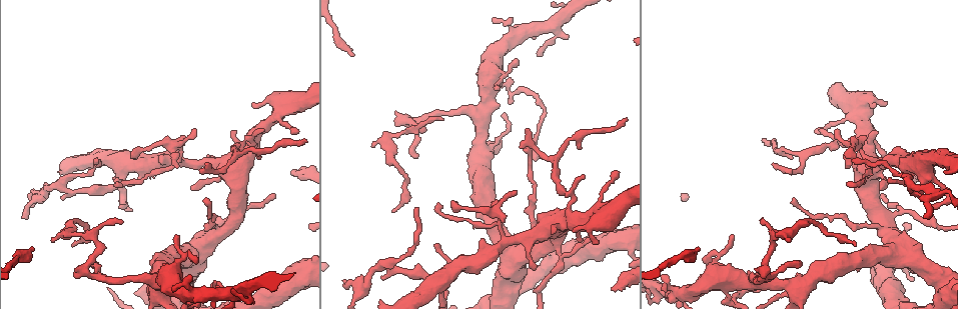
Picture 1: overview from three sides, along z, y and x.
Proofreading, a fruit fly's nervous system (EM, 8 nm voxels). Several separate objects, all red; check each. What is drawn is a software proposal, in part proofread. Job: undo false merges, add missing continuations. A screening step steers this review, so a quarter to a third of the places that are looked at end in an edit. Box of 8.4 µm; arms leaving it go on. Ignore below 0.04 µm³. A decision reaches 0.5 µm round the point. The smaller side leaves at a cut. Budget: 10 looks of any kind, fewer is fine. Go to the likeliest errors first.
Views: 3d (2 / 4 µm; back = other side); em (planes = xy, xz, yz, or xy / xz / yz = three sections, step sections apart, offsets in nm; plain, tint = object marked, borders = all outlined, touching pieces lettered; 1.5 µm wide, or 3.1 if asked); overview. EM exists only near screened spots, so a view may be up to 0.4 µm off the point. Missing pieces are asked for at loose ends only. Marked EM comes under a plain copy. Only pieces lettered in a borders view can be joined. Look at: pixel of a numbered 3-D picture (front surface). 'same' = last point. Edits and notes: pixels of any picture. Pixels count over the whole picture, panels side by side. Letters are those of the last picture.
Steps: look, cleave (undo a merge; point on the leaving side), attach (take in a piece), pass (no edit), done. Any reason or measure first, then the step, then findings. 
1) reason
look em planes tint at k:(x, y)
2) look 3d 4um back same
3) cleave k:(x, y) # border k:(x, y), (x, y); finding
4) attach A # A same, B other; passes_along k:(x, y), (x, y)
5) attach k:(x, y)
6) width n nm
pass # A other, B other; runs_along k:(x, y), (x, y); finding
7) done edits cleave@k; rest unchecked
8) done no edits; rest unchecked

look em planes borders at 1:(235, 133)

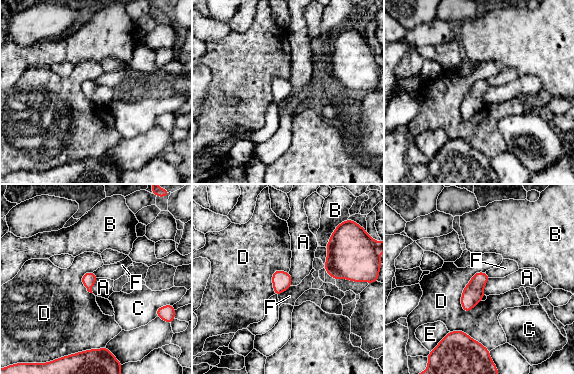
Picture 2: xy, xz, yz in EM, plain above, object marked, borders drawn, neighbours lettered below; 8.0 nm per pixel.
pass # A other, B other, C other, D other, E other, F other; none of them fits

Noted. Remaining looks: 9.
thin arm on a thick one
look 3d 2um at 1:(122, 168)

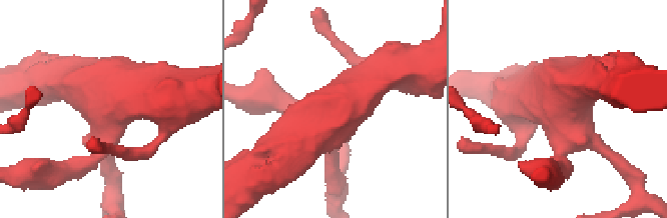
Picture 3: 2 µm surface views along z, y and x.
arms 4; now the EM
look em 3.1um planes tint at 3:(107, 107)

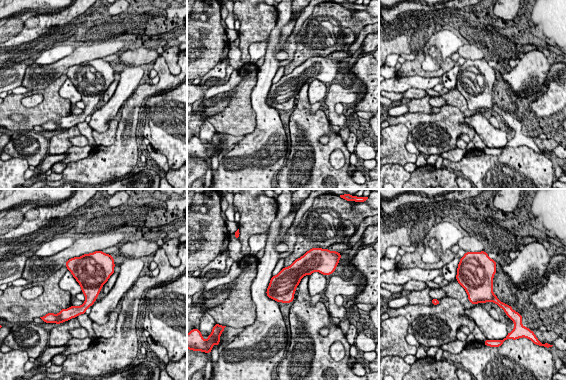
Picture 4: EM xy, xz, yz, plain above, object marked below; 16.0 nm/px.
see the neighbours
look em 3.1um planes borders same

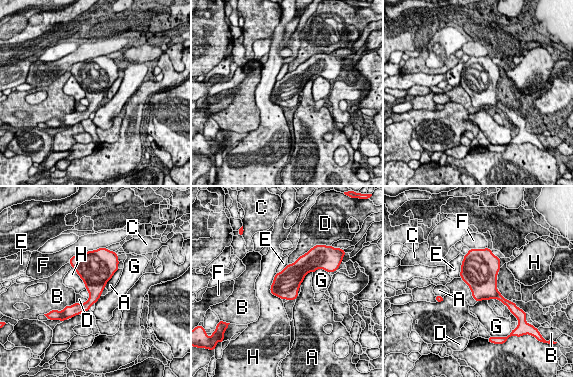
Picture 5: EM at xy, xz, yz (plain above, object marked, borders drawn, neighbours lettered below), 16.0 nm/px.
pass # A other, B other, C other, D other, E other, F other, G other, H other; border 5:(464, 255), (461, 261), (460, 277); one neuron here

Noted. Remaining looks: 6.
thin end
look em planes borders at 1:(72, 245)

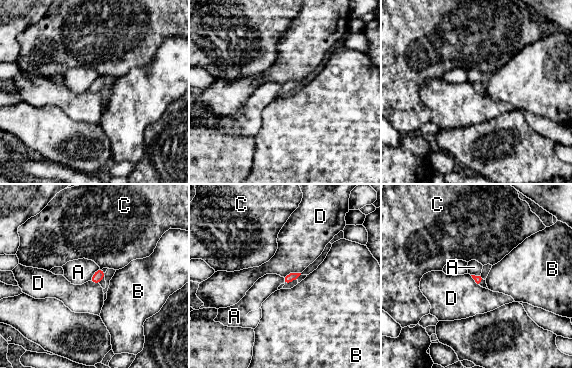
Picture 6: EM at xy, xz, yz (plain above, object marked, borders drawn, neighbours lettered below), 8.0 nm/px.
pass # A other, B other, C other, D other; border 6:(300, 272), (290, 272), (283, 277); none of them fits

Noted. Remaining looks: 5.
look em planes tint at 1:(77, 235)

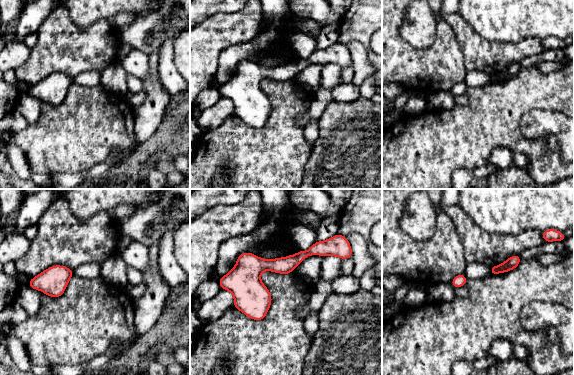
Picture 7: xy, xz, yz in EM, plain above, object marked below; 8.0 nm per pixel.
what lies round it
look em planes borders same

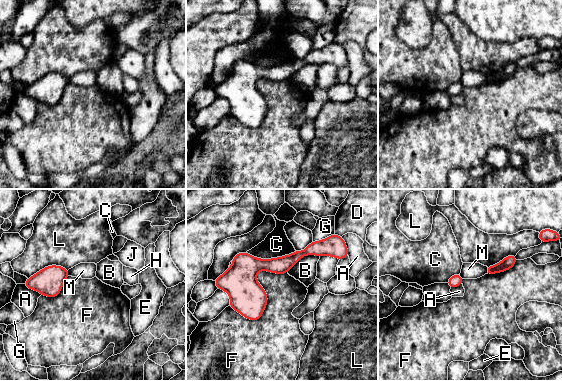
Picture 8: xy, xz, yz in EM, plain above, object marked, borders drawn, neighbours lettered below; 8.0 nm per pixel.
longest_contact F 550 nm
pass # A other, B other, C other, D other, E other, F other, G other, H other, J other, L other, M other; runs_along 8:(341, 252), (310, 249), (224, 278); continuous, no second neuron

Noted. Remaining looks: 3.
done no edits; rest unchecked

